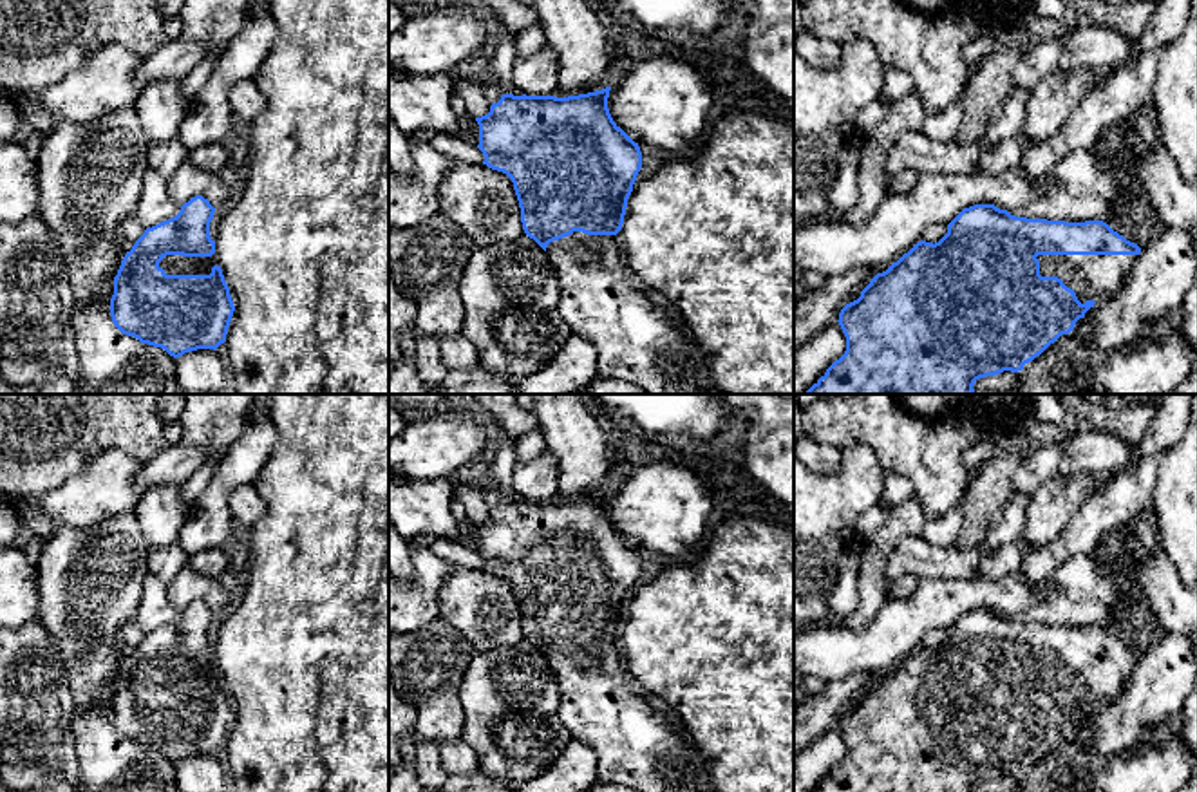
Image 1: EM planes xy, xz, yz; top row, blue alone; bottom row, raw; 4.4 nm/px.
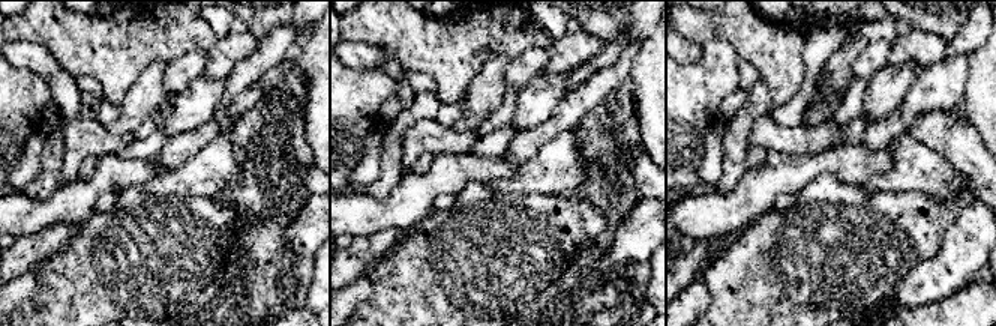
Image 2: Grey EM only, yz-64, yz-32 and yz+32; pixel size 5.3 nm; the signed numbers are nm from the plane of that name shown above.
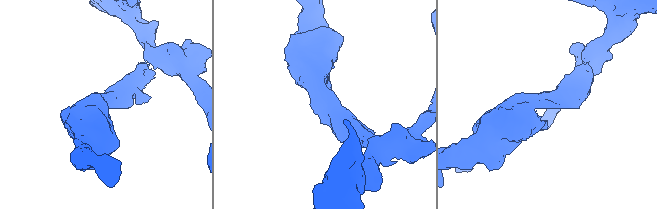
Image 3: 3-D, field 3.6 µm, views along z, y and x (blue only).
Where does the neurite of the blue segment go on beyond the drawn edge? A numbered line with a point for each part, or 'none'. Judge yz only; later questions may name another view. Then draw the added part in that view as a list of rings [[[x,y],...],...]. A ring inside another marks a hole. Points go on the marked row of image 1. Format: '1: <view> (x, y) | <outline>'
1: yz (1093, 277) | [[[1038,255],[1036,259],[1041,277],[1061,278],[1085,304],[1087,300],[1114,298],[1137,255]]]

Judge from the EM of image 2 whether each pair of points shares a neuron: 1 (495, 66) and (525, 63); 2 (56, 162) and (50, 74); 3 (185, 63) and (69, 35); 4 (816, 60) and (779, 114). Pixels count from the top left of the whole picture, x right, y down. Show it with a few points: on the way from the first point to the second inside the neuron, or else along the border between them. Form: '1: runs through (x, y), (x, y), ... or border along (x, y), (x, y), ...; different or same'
1: border along (513, 57), (506, 69), (506, 87); different
2: border along (62, 119), (62, 169); different
3: border along (204, 51), (188, 51), (168, 62); different
4: runs through (810, 75), (803, 98), (794, 107); same

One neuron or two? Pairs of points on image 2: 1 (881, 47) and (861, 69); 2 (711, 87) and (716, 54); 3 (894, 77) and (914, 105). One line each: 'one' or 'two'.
1: one
2: one
3: two

